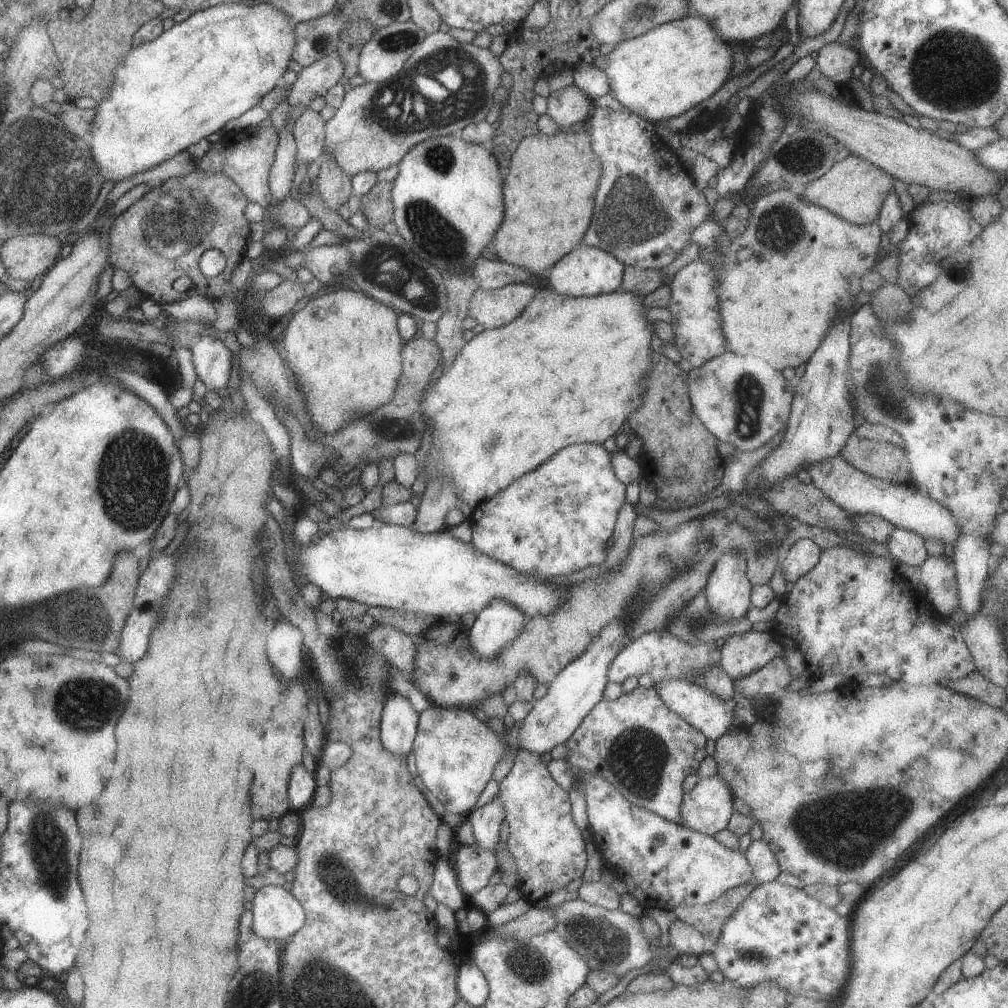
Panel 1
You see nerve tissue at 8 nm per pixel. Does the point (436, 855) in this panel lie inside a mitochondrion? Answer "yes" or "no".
no

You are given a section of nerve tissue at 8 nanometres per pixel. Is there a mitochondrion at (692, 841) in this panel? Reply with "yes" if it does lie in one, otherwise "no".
no

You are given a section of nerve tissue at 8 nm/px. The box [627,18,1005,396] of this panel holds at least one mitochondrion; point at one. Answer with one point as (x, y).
(948, 62)

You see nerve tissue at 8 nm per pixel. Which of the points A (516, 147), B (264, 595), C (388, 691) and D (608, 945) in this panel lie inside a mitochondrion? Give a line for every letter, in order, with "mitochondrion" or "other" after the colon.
A: other
B: other
C: other
D: mitochondrion

